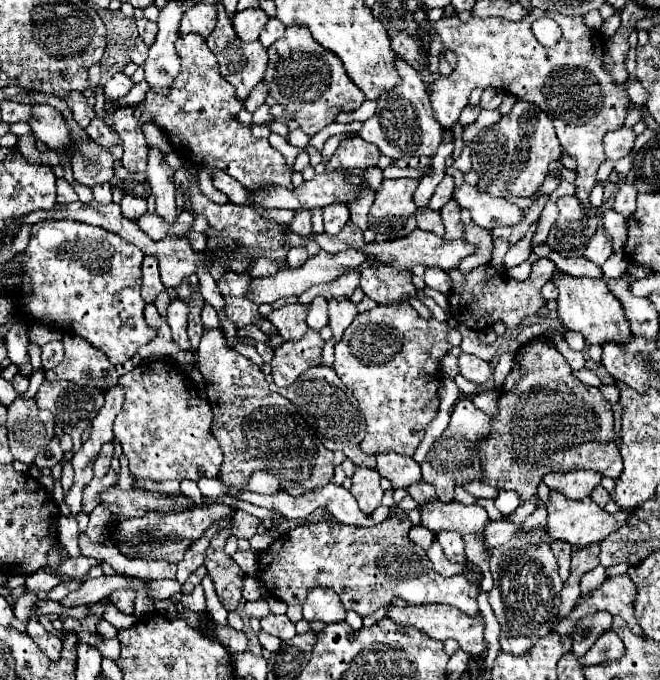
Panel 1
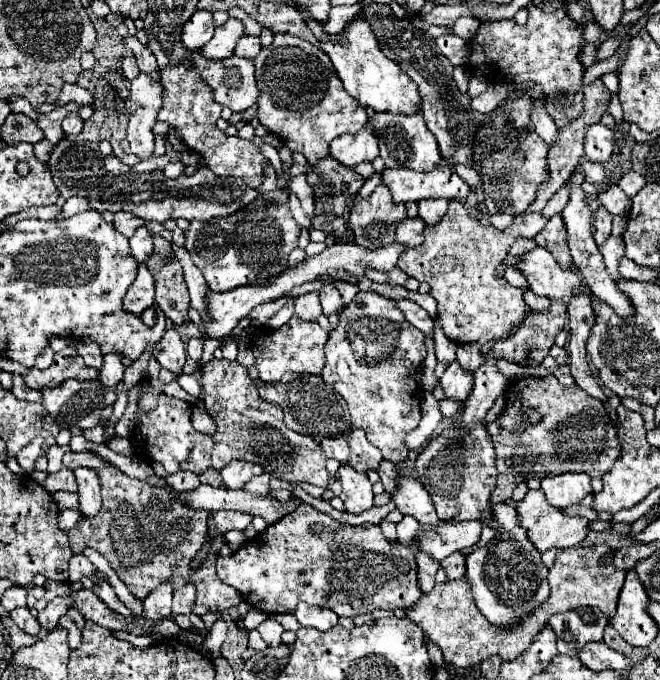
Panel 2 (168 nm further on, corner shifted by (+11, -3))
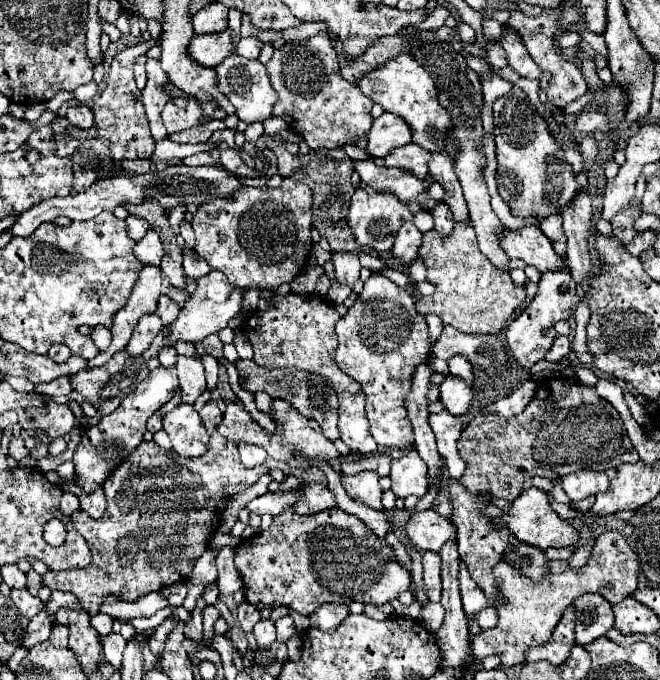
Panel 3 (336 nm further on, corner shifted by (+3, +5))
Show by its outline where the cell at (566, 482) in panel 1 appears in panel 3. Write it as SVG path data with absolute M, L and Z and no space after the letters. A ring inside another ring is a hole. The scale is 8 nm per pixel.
M578 470L572 472L564 478L560 478L564 492L574 500L582 500L586 496L594 496L598 492L606 492L610 486L610 480L604 472L594 472L594 470Z

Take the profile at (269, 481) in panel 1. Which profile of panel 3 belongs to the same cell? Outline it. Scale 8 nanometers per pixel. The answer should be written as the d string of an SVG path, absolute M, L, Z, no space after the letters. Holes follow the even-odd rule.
M238 444L240 450L240 460L244 464L244 468L254 468L258 464L264 464L268 454L264 452L264 448L260 446L252 446L252 444Z

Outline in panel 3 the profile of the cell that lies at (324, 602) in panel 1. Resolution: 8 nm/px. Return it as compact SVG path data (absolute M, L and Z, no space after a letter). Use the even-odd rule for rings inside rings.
M322 604L316 612L310 614L310 622L314 628L322 632L332 632L340 626L340 622L348 616L348 606L344 604Z

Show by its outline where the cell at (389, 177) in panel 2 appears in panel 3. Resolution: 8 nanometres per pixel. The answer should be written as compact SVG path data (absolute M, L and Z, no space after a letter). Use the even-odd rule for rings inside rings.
M374 160L356 162L356 174L374 190L388 190L396 194L400 202L412 202L416 196L430 188L434 182L432 176L424 176L424 180L418 180L414 172L404 172L404 168L388 168L388 166L376 166Z

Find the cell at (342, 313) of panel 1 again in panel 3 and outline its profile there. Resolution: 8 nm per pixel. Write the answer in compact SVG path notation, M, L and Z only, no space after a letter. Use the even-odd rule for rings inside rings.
M336 252L332 254L332 262L334 262L334 272L336 272L336 282L340 284L348 284L348 286L354 286L360 278L360 262L358 262L358 256L352 256L350 252Z

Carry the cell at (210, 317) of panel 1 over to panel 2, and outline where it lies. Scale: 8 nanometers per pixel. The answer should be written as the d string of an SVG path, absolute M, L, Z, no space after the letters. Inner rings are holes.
M192 338L192 340L188 342L188 346L186 346L186 352L188 352L188 356L198 364L200 358L202 358L202 338Z

